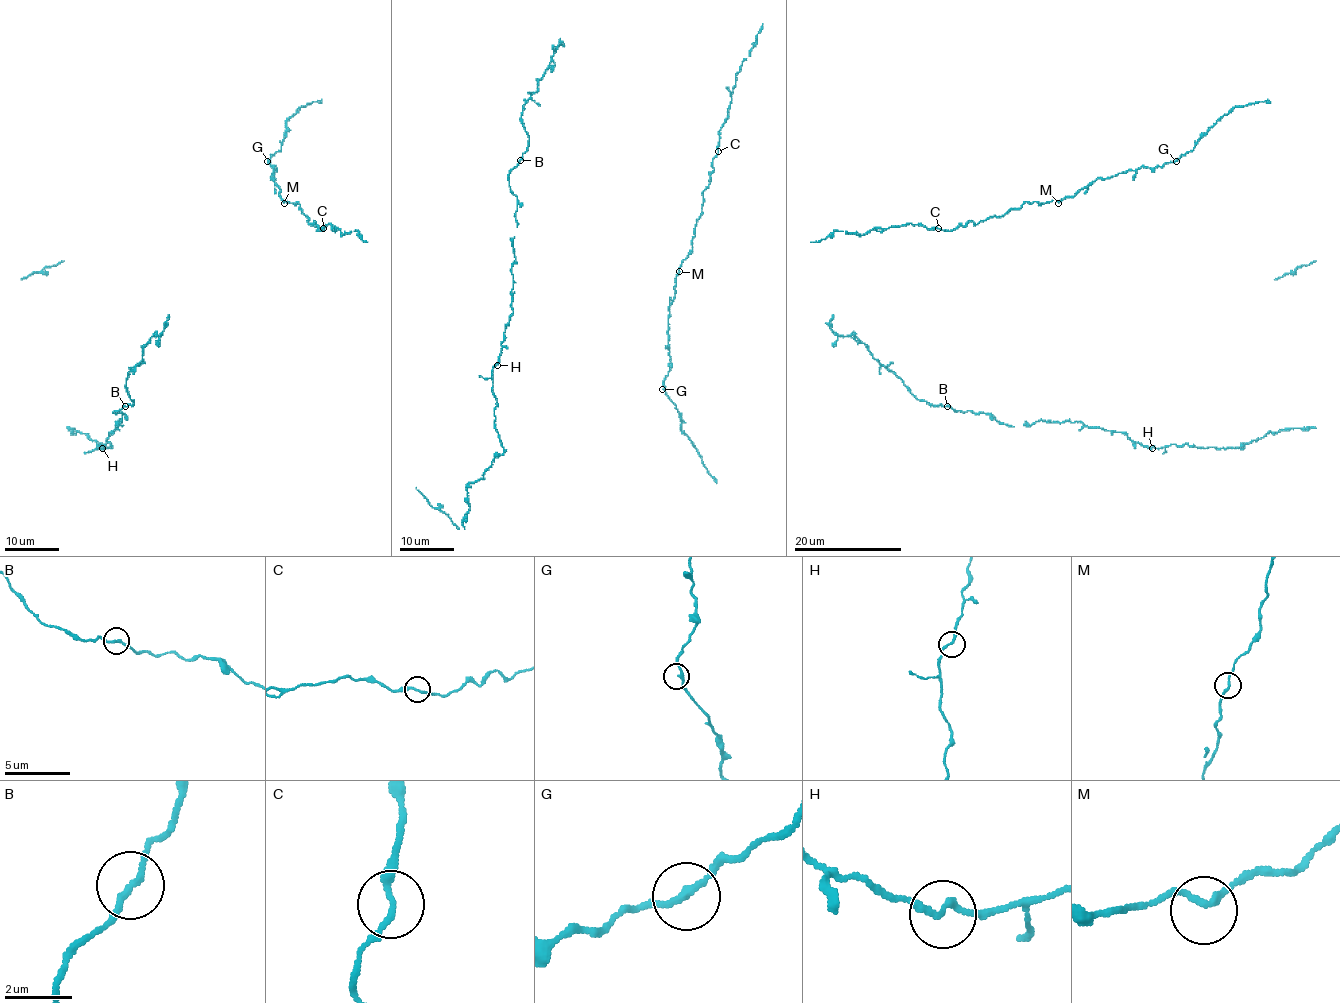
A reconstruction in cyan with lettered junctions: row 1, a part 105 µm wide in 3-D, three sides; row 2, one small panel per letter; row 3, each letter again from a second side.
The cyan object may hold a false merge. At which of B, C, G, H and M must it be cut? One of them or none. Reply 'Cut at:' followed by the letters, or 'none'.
Cut at: none

